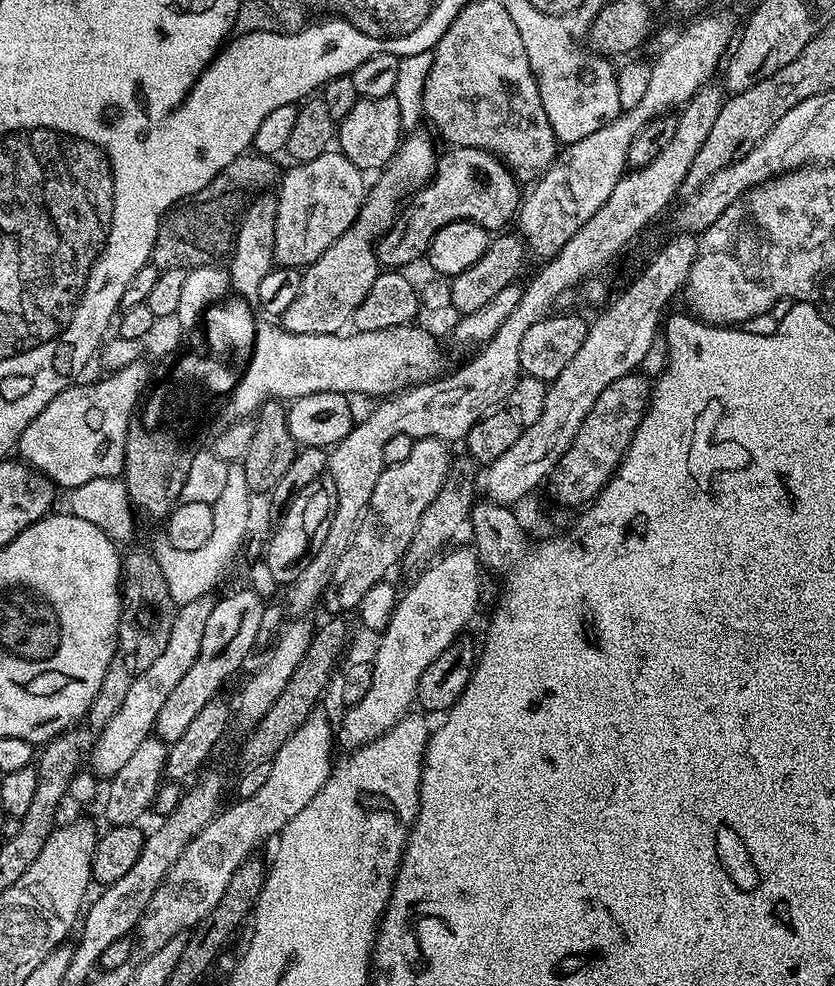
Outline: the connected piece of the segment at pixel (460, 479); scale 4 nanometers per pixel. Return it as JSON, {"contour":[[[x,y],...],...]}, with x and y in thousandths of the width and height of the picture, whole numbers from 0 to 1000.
{"contour":[[[543,466],[534,489],[529,493],[529,497],[525,497],[525,505],[520,505],[520,509],[515,509],[515,513],[510,513],[505,525],[501,525],[501,538],[496,538],[496,546],[491,546],[491,554],[481,569],[483,575],[498,576],[497,578],[507,577],[514,570],[521,569],[543,551],[540,548],[550,542],[551,534],[554,531],[557,534],[562,530],[565,513],[571,506],[572,479],[570,483],[570,478],[572,475],[564,466],[554,466]]]}

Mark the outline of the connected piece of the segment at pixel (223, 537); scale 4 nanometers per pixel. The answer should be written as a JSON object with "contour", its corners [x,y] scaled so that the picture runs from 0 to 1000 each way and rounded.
{"contour":[[[274,470],[271,494],[266,496],[261,509],[253,511],[256,520],[256,538],[251,546],[247,546],[247,551],[237,554],[237,558],[213,558],[200,550],[192,550],[180,556],[180,563],[194,578],[199,586],[199,594],[204,594],[206,610],[212,615],[248,605],[250,603],[248,600],[254,600],[262,594],[273,571],[281,566],[283,559],[287,556],[287,543],[292,540],[292,523],[301,521],[302,508],[304,502],[296,495],[295,480],[290,471]]]}

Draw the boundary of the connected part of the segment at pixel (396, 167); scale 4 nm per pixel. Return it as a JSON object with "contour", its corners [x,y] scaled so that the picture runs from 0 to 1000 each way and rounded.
{"contour":[[[490,133],[480,141],[479,151],[472,156],[469,163],[447,182],[451,182],[447,187],[444,184],[429,221],[414,233],[414,237],[410,237],[410,241],[405,241],[395,249],[395,254],[386,258],[386,262],[363,273],[362,294],[357,294],[357,302],[352,302],[347,314],[343,314],[338,323],[338,331],[345,337],[395,339],[418,332],[424,314],[429,314],[434,302],[443,298],[448,282],[457,275],[457,269],[450,263],[450,244],[474,224],[485,204],[499,191],[507,191],[522,172],[525,153],[517,147],[519,139],[513,139],[505,133]]]}

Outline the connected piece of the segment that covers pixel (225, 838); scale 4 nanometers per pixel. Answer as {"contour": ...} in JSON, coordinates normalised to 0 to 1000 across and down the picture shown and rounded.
{"contour":[[[386,720],[374,721],[362,732],[362,736],[357,736],[352,740],[352,744],[347,744],[347,748],[343,748],[343,753],[333,761],[333,765],[326,768],[323,789],[319,789],[319,793],[310,799],[309,805],[304,805],[304,809],[284,810],[279,819],[269,818],[260,824],[257,830],[242,842],[242,846],[237,846],[225,855],[223,862],[218,862],[213,874],[208,874],[208,878],[204,878],[199,890],[194,890],[189,903],[184,903],[184,911],[180,911],[180,919],[175,919],[160,946],[169,971],[183,970],[189,963],[194,963],[194,959],[199,959],[199,955],[204,955],[204,951],[222,948],[229,945],[230,940],[237,935],[242,935],[242,931],[247,931],[247,927],[251,927],[251,923],[256,923],[256,919],[261,919],[261,911],[266,911],[266,906],[271,904],[271,898],[275,895],[280,882],[285,882],[285,878],[290,878],[290,874],[297,872],[305,865],[302,863],[315,852],[321,852],[325,848],[327,851],[334,846],[345,837],[347,830],[352,830],[352,826],[359,825],[371,814],[371,809],[376,809],[376,805],[381,805],[388,800],[388,794],[393,792],[400,780],[398,751],[400,755],[400,742],[398,746],[398,734],[393,731],[392,724]]]}

